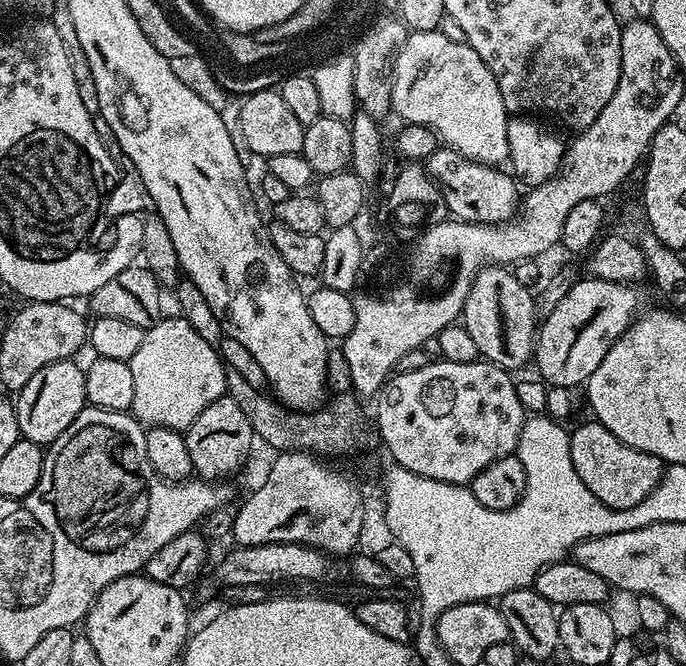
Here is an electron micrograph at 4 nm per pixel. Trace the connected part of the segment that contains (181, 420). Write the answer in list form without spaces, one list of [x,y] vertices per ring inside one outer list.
[[[162,318],[152,325],[145,331],[142,346],[138,346],[134,358],[128,361],[130,374],[134,374],[131,415],[145,426],[187,430],[206,406],[227,393],[226,365],[216,350],[216,344],[206,342],[183,318]]]

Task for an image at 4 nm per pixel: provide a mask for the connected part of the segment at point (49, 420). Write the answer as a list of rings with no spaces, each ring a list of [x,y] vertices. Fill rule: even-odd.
[[[75,359],[50,362],[42,366],[42,370],[38,370],[38,374],[34,374],[34,378],[30,378],[30,382],[26,382],[26,386],[22,386],[19,392],[15,393],[16,417],[23,439],[41,446],[53,444],[62,434],[62,430],[66,430],[66,426],[70,426],[70,422],[74,422],[74,418],[78,418],[80,411],[86,407],[88,399],[86,398],[85,369],[79,368],[76,363]]]

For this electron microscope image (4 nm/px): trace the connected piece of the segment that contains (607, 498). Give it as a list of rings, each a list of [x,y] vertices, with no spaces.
[[[592,418],[589,421],[589,424],[580,424],[576,429],[572,428],[570,432],[570,462],[574,462],[574,470],[578,470],[578,478],[582,478],[586,490],[590,490],[590,494],[594,494],[594,498],[598,498],[598,502],[606,506],[611,508],[638,506],[638,502],[642,502],[642,498],[646,498],[646,494],[650,494],[654,486],[658,486],[660,477],[666,471],[664,461],[654,454],[634,450],[634,446],[626,446],[626,442],[610,434],[610,430],[606,430],[606,426],[602,426],[599,420]]]

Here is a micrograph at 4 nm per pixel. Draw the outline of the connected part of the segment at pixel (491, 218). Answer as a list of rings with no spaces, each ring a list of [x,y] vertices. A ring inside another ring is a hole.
[[[447,146],[437,147],[436,152],[428,156],[426,167],[440,187],[449,213],[457,220],[469,224],[502,224],[516,215],[522,203],[522,192],[516,189],[517,181],[507,171],[500,172],[504,170],[491,164],[479,164],[477,160],[467,160],[462,153]]]

